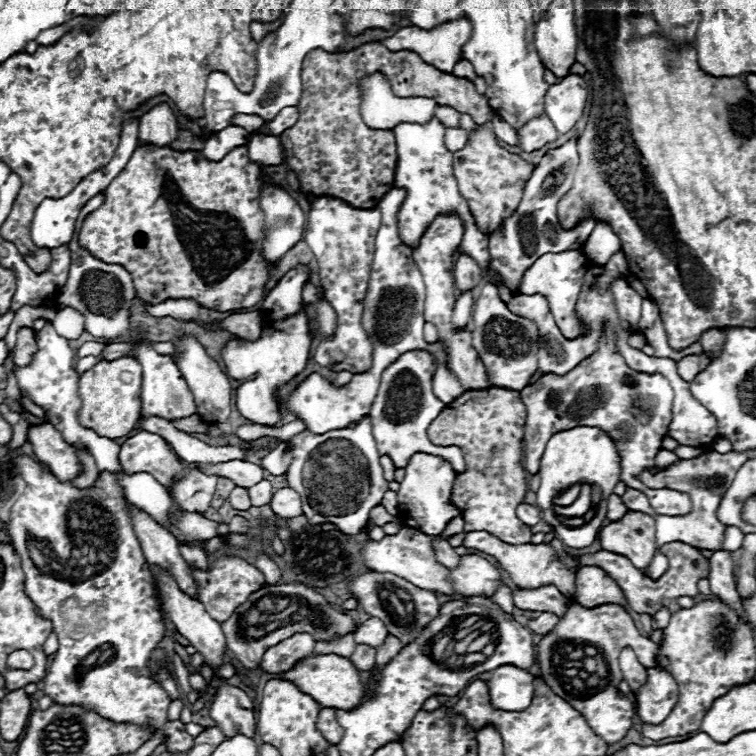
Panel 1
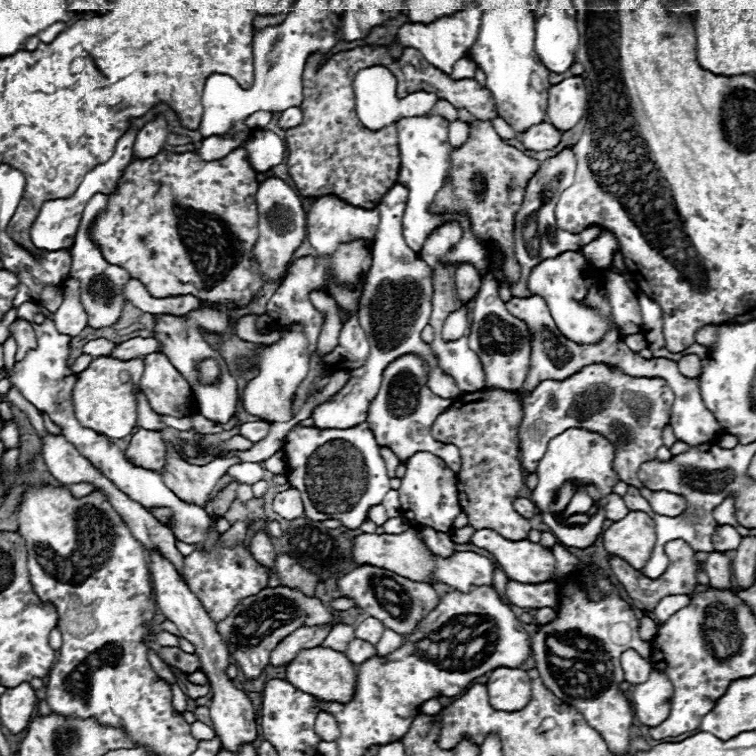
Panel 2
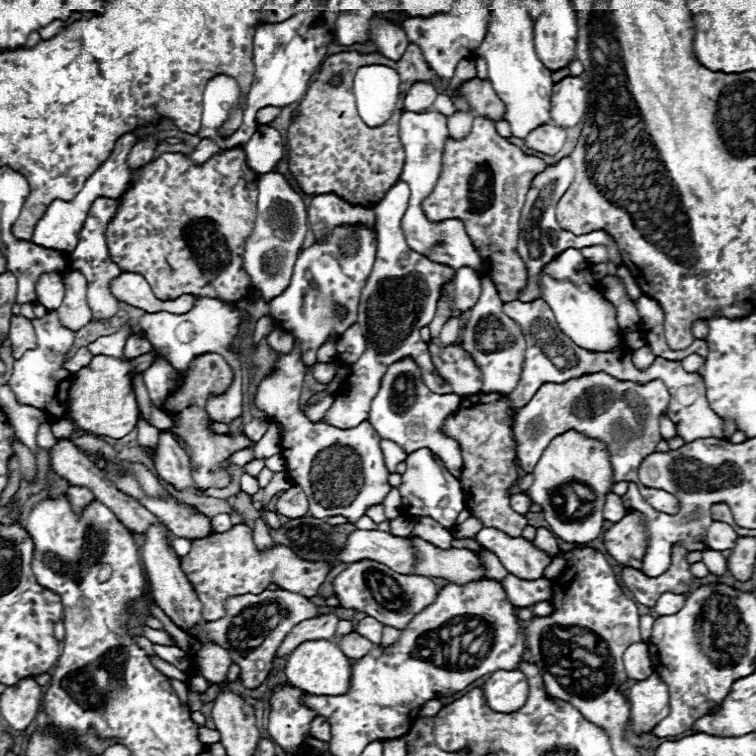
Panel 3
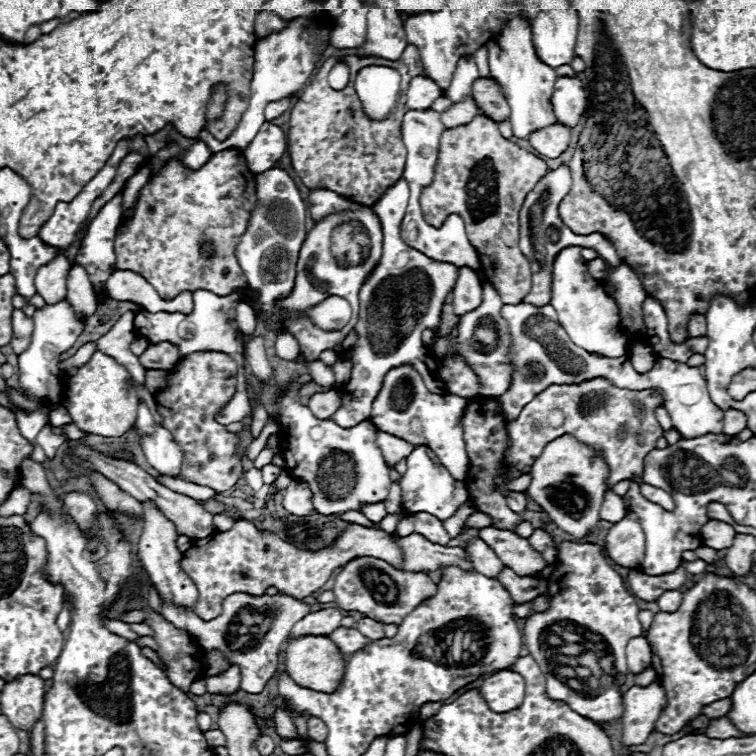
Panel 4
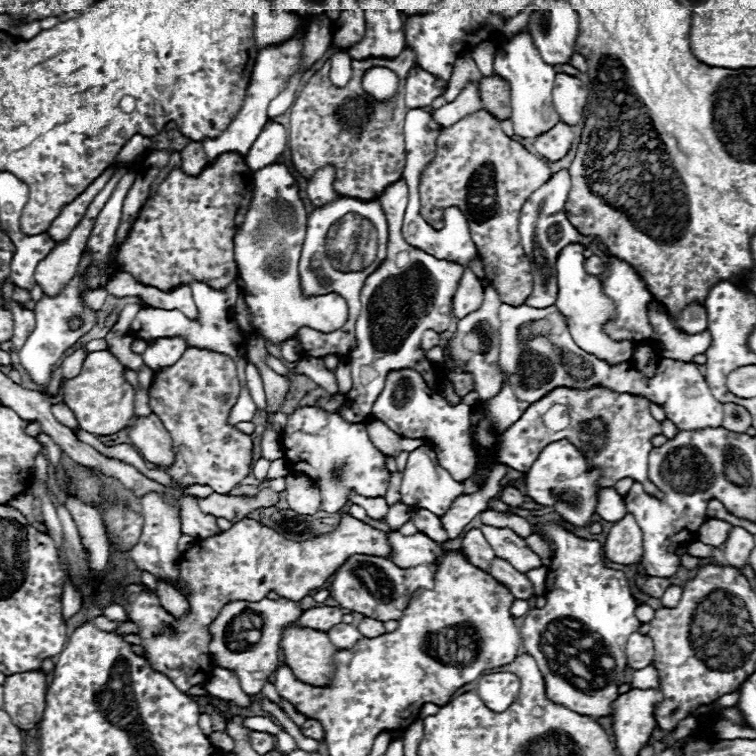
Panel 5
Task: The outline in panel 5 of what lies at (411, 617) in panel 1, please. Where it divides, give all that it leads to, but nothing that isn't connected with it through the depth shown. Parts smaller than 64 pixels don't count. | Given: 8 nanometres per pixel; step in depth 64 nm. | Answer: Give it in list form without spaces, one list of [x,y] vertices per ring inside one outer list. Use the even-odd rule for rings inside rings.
[[[354,554],[336,570],[330,594],[340,608],[364,614],[374,620],[388,622],[388,620],[400,620],[412,596],[418,590],[430,590],[430,588],[434,588],[434,578],[428,566],[398,568],[392,560],[386,558]]]

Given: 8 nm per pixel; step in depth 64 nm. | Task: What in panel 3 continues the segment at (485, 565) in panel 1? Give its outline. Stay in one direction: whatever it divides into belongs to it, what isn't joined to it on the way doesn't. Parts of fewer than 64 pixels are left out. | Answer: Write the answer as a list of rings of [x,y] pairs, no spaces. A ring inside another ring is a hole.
[[[412,538],[412,544],[424,558],[416,566],[416,574],[444,578],[454,584],[468,584],[470,580],[486,578],[486,568],[472,550],[440,550],[422,538]]]

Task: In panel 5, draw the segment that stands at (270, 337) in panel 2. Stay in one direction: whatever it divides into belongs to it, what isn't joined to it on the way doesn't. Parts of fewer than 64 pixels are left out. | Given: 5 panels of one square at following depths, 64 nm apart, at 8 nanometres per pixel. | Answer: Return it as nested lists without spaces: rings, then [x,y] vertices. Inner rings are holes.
[[[296,338],[284,340],[284,342],[282,342],[282,346],[280,346],[280,352],[282,352],[282,358],[284,358],[284,360],[288,360],[288,362],[296,362],[296,360],[304,358],[302,344],[300,344]]]

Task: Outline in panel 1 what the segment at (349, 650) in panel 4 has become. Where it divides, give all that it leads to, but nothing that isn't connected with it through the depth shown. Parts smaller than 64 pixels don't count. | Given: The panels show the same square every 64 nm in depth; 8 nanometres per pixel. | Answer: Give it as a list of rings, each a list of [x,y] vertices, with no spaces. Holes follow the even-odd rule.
[[[358,644],[354,654],[350,656],[350,662],[360,670],[360,672],[370,672],[376,664],[376,650],[366,646],[366,644]]]

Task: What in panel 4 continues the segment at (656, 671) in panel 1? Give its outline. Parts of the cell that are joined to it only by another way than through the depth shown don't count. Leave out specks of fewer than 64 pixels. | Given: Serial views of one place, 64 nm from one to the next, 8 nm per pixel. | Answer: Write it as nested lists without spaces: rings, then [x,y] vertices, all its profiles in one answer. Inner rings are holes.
[[[656,680],[648,686],[632,686],[622,696],[624,714],[622,722],[622,742],[624,744],[642,744],[648,734],[654,730],[660,712],[668,704],[666,690]]]

